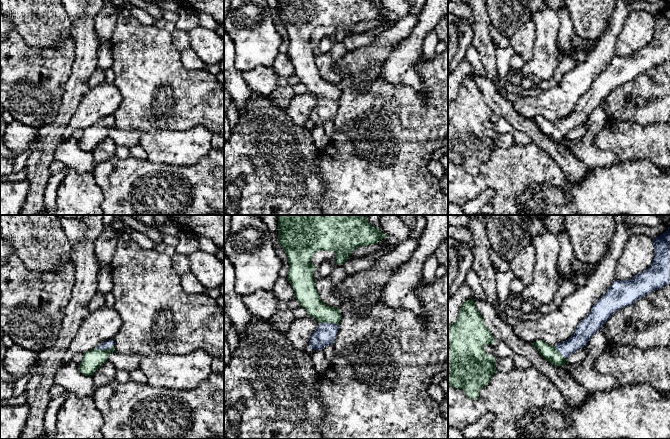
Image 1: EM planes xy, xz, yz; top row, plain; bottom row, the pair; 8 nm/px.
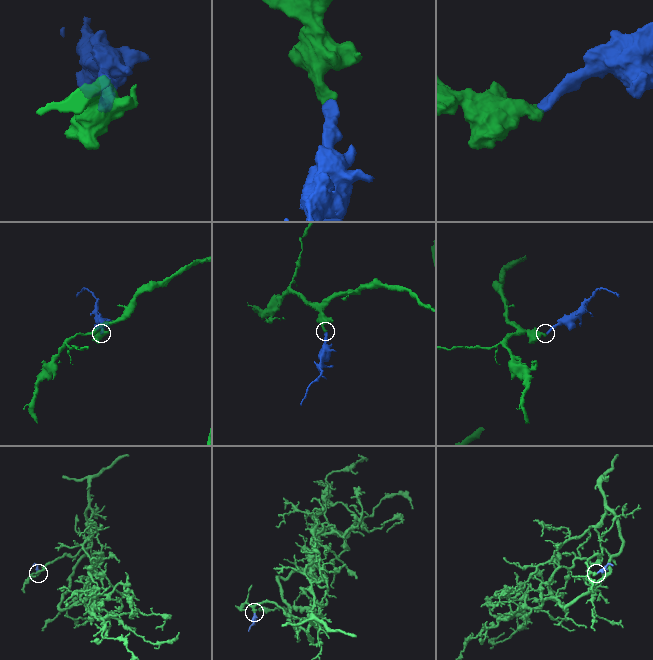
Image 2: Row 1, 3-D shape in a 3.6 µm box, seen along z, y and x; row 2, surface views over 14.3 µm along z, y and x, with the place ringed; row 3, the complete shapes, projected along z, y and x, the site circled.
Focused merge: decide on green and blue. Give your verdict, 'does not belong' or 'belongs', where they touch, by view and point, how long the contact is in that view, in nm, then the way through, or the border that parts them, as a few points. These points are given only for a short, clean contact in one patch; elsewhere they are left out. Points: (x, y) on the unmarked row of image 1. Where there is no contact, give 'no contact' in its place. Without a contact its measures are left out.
belongs | xz (328, 98) | 150 nm | across xz (308, 74), (328, 98), (325, 110)

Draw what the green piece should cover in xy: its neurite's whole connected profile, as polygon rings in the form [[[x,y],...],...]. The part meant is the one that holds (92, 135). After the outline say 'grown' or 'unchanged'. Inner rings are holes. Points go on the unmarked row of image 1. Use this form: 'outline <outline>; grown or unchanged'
outline [[[108,116],[99,120],[95,125],[83,130],[83,136],[81,140],[78,141],[79,147],[85,152],[92,152],[114,127],[115,123],[113,116]]]; grown

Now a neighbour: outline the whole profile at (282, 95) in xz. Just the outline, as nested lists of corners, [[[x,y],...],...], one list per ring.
[[[279,86],[275,91],[268,95],[276,105],[285,108],[295,96],[293,88],[290,86]]]

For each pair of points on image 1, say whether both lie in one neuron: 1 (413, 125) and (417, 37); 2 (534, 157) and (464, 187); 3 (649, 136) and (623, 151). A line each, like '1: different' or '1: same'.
1: different
2: same
3: same

